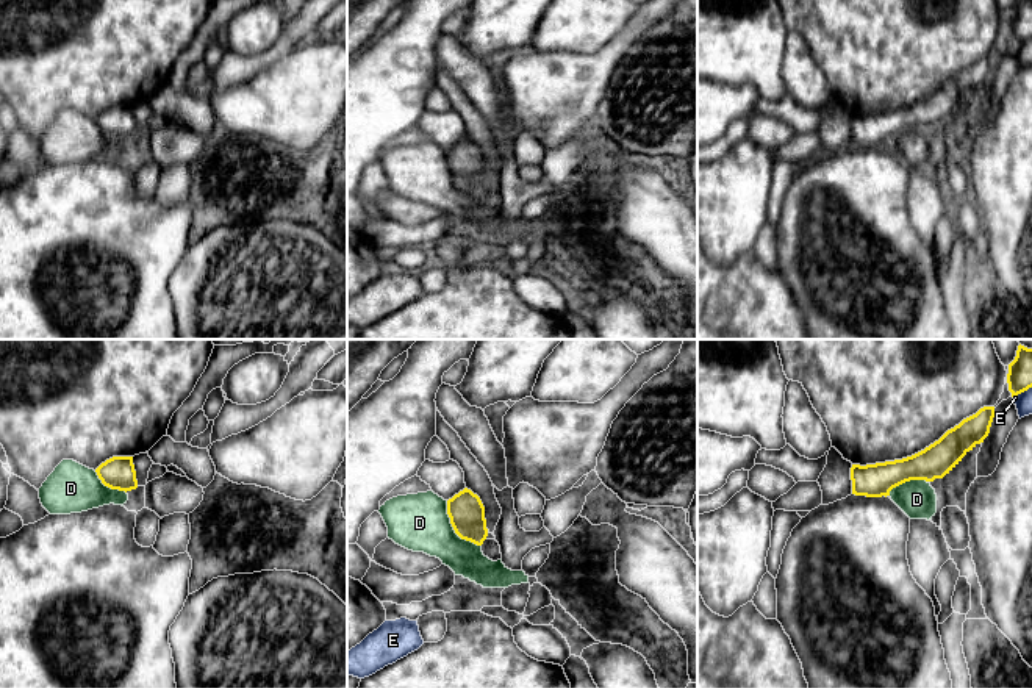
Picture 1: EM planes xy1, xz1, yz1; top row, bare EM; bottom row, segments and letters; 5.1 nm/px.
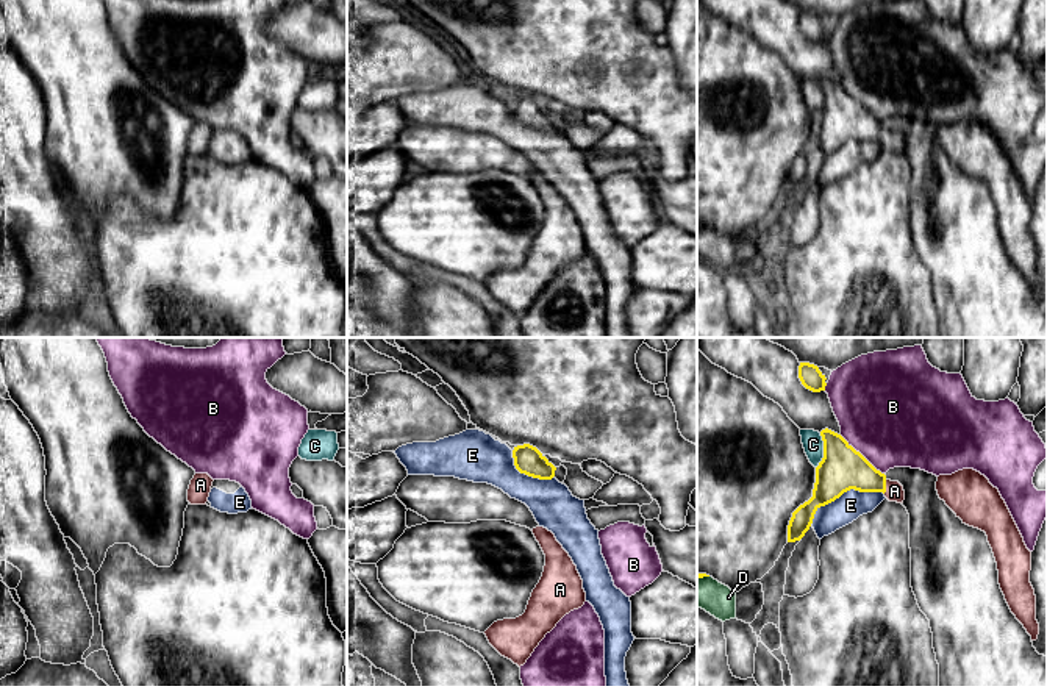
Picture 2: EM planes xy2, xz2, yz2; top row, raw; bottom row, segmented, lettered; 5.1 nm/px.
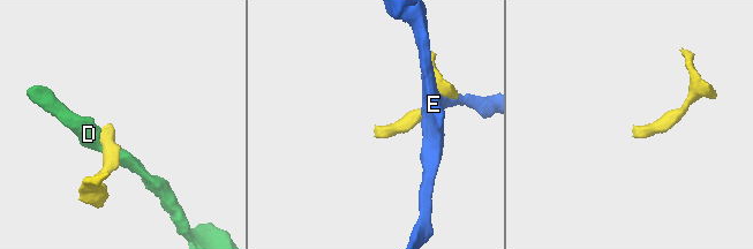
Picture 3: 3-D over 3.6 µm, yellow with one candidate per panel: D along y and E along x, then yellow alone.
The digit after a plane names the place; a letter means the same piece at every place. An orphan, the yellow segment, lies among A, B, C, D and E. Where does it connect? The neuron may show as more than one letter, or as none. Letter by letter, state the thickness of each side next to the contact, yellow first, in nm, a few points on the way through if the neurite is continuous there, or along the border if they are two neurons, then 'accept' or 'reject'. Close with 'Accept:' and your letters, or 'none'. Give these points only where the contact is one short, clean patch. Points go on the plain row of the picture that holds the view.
A: calibres 220 and 100 nm; way yz2 (841, 119), (850, 119), (885, 136), (894, 141); accept
B: calibres 220 and 500 nm; reject
C: calibres 220 and 110 nm; border yz2 (821, 83), (822, 110), (816, 117); reject
D: calibres 190 and 300 nm; border xz1 (446, 150), (446, 163), (452, 179), (462, 188), (480, 196); reject
E: calibres 220 and 150 nm; reject
Accept: A

